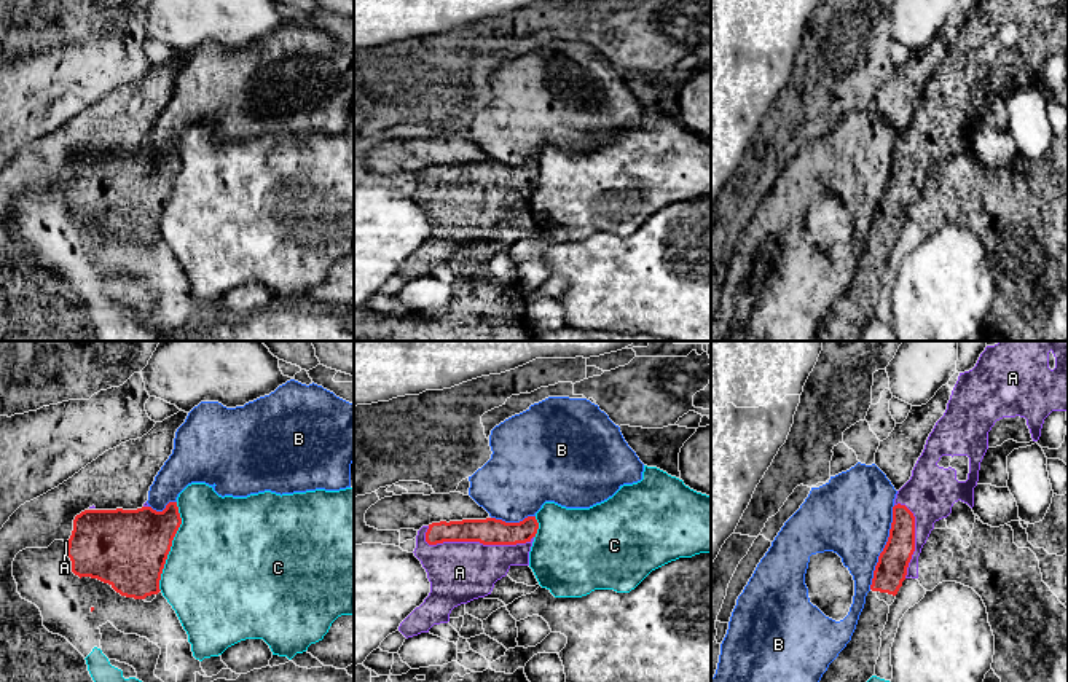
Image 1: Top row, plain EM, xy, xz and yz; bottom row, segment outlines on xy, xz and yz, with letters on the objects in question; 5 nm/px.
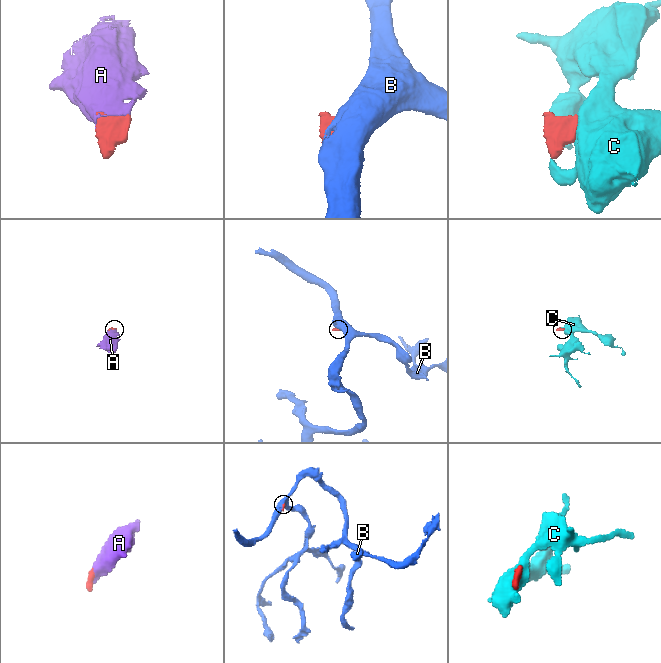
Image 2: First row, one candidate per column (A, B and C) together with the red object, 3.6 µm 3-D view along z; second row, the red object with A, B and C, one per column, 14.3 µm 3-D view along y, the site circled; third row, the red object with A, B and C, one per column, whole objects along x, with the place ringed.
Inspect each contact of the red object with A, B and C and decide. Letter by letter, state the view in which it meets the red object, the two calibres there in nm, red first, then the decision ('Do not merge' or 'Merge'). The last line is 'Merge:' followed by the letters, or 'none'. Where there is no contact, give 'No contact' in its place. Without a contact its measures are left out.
A: Touches red in xz. Thickness 140 nm (red) against 300 nm. Merge
B: Touches red in yz. Thickness 160 nm (red) against 400 nm. Do not merge
C: Touches red in xy. Thickness 400 nm (red) against 500 nm. Do not merge
Merge: A

